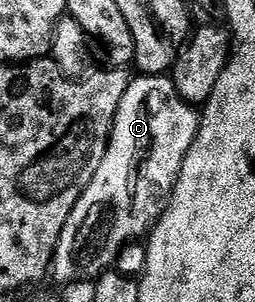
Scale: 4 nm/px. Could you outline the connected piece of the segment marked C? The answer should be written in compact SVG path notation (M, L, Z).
M139 74L137 78L127 82L126 92L114 118L114 128L110 130L110 144L106 147L104 161L100 161L96 177L92 177L80 201L76 201L76 209L72 209L68 225L64 225L64 233L60 233L52 264L52 279L58 285L78 283L81 279L96 281L115 266L118 254L129 243L137 239L145 240L149 236L166 211L166 204L170 202L170 195L180 177L184 157L198 136L199 112L180 98L173 78L144 74Z

